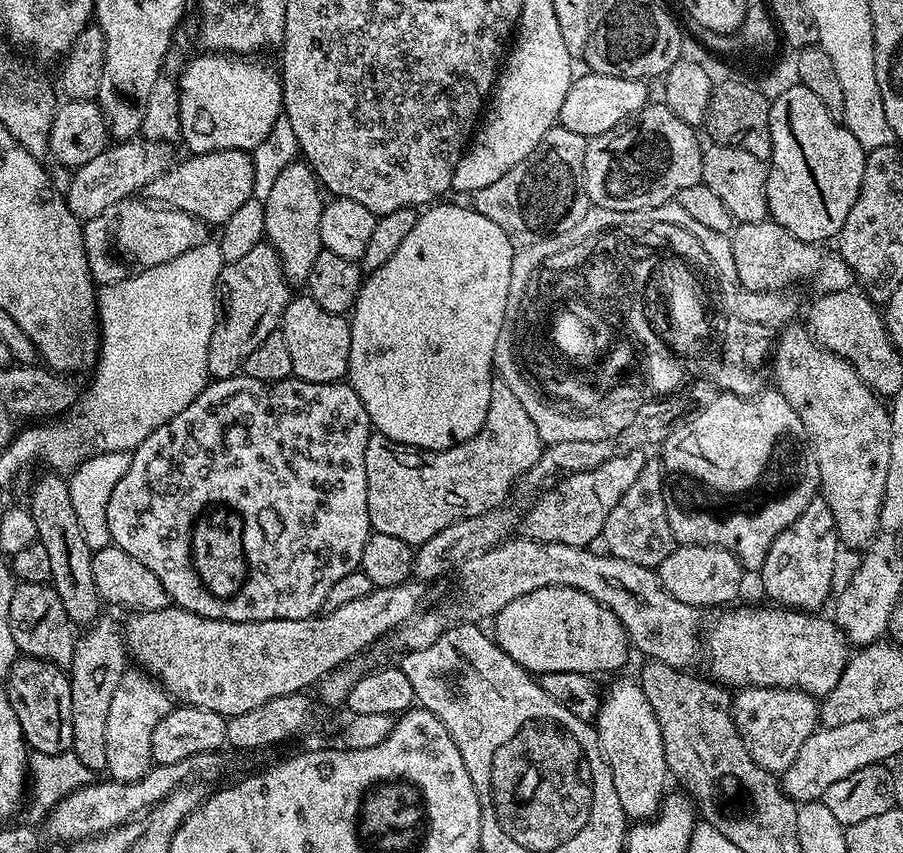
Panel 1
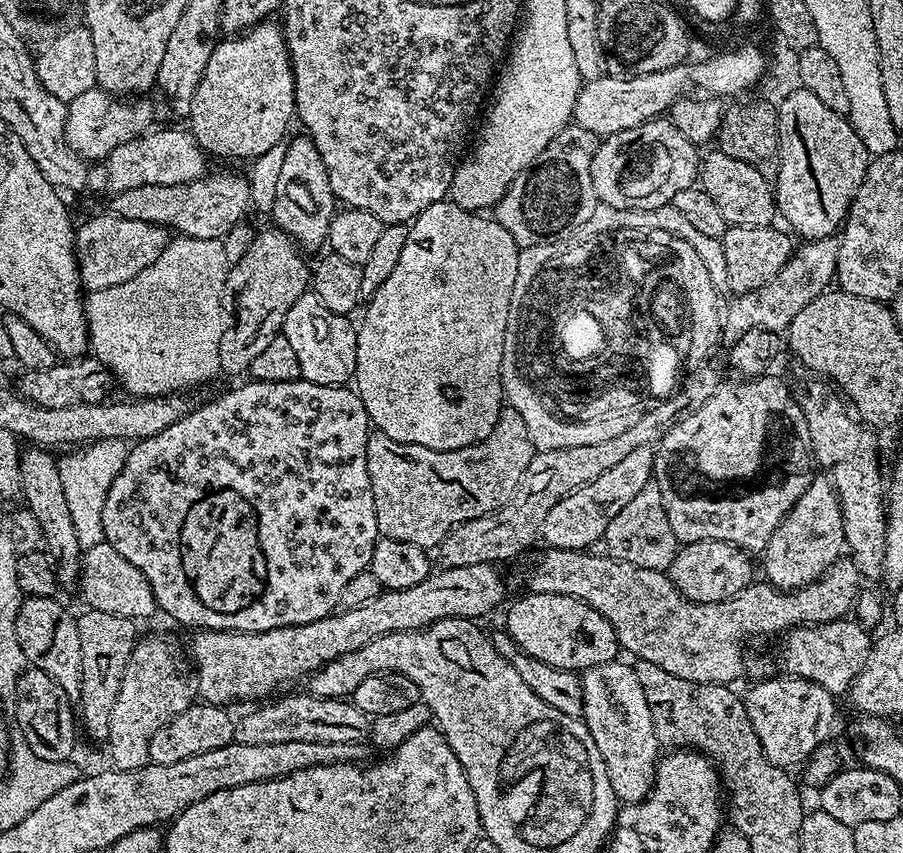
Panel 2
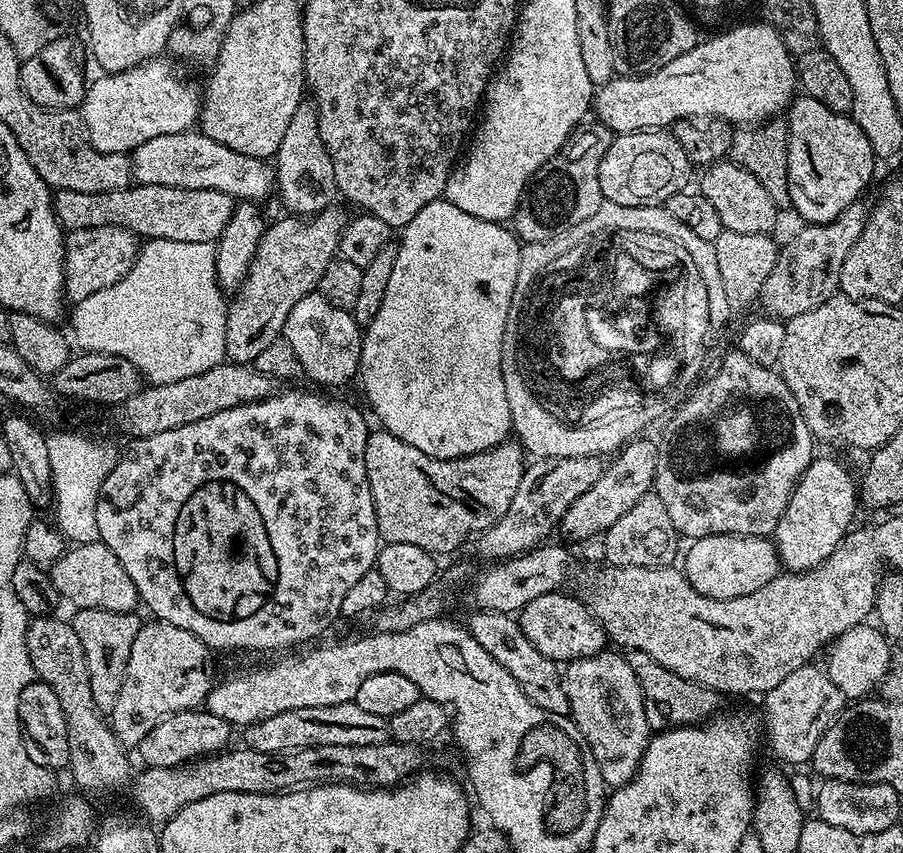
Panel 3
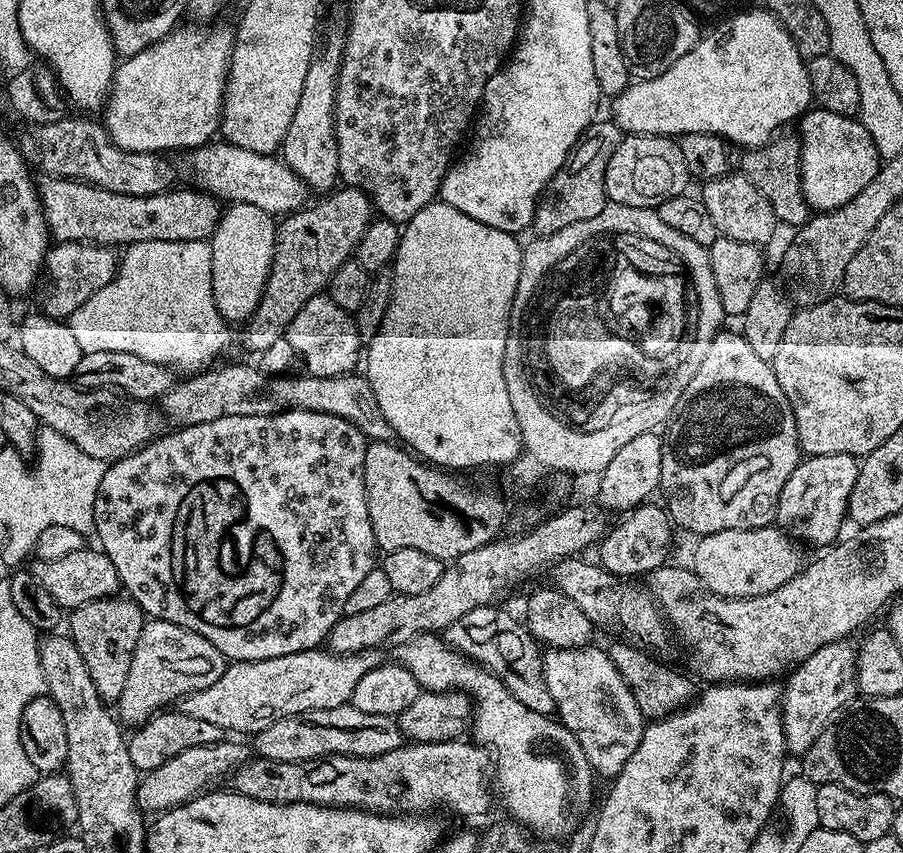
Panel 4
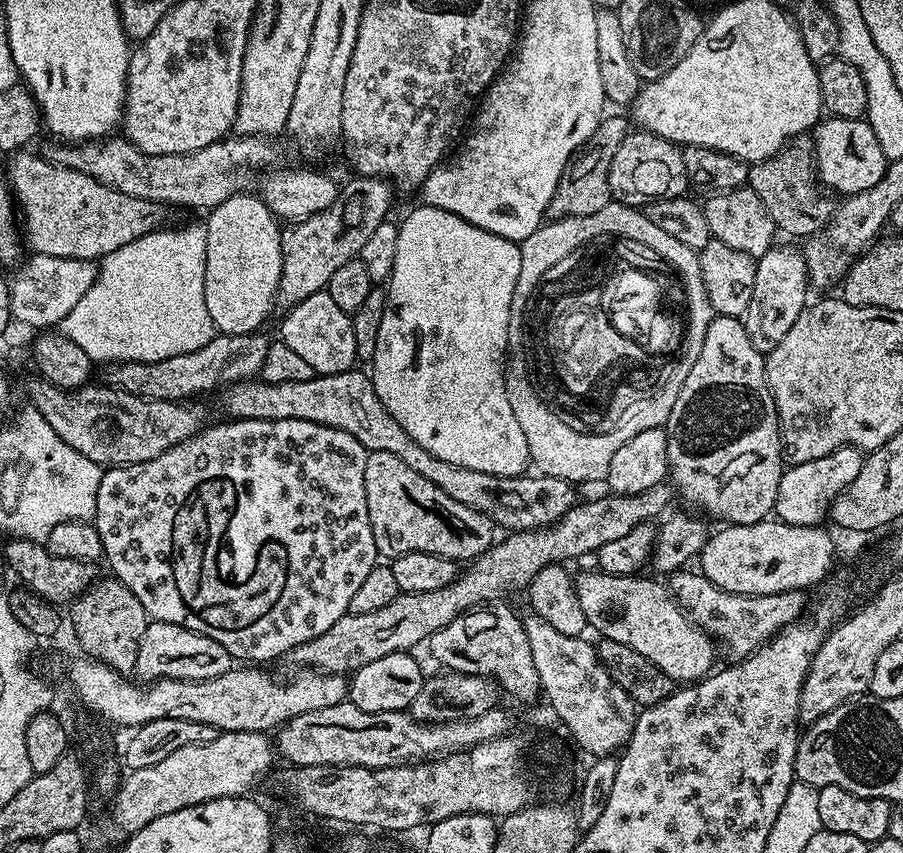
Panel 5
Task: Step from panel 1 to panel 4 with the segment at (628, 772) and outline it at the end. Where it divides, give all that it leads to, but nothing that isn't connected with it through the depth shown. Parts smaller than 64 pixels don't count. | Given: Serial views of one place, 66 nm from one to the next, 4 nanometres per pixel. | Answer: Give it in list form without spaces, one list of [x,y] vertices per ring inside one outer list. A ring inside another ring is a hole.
[[[592,647],[548,648],[543,653],[544,677],[556,703],[555,715],[578,738],[578,746],[582,746],[593,773],[614,778],[630,762],[630,754],[638,750],[646,721],[618,666],[603,647]]]

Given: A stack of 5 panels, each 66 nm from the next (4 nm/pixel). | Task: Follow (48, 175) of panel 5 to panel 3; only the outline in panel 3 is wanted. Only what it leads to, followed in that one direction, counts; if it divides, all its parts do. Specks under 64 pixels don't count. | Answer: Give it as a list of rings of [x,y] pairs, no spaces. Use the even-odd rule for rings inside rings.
[[[136,184],[119,188],[113,192],[79,192],[78,190],[59,190],[55,193],[56,217],[65,229],[93,228],[94,226],[122,226],[136,233],[137,237],[148,240],[173,240],[174,242],[206,242],[216,244],[230,222],[232,212],[237,208],[233,196],[222,190],[186,190],[157,184]]]

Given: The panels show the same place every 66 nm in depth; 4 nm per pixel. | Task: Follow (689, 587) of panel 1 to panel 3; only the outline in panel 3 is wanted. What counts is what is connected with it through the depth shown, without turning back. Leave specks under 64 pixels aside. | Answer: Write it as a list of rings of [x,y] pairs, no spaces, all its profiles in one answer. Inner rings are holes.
[[[718,534],[717,536],[697,536],[691,541],[688,553],[684,556],[682,571],[684,577],[706,598],[742,598],[742,594],[754,594],[754,590],[762,590],[766,582],[770,582],[774,577],[781,575],[782,565],[780,555],[776,552],[775,543],[767,536],[727,536]]]

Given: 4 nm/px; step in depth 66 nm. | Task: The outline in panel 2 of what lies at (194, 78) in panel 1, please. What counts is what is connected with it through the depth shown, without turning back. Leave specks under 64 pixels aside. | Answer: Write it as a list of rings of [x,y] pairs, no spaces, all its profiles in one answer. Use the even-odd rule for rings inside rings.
[[[272,23],[256,24],[235,38],[221,39],[210,54],[210,62],[206,62],[202,82],[198,82],[198,90],[194,90],[190,131],[198,146],[211,157],[229,156],[232,160],[252,162],[289,135],[288,127],[294,124],[296,114],[292,59],[288,56],[283,27],[279,23]]]

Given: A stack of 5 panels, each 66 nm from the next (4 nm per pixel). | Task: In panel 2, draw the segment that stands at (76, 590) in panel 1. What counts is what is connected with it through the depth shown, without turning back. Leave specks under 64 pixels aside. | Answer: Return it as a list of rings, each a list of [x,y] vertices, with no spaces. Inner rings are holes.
[[[28,446],[20,453],[20,496],[23,503],[38,518],[42,526],[44,548],[56,565],[57,585],[75,585],[80,578],[82,549],[74,530],[74,518],[70,518],[70,502],[66,502],[66,490],[62,490],[62,474],[57,457],[51,456],[44,446]]]

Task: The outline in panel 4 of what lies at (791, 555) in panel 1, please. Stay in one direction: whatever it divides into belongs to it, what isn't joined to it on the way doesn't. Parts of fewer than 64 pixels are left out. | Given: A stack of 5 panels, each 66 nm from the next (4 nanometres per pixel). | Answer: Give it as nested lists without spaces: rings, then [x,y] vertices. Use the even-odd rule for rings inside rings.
[[[822,454],[801,459],[794,474],[786,478],[786,486],[782,486],[782,494],[778,494],[775,523],[796,542],[805,540],[808,544],[824,544],[820,546],[831,546],[837,543],[842,536],[840,527],[846,524],[850,490],[854,490],[854,482],[859,473],[860,465],[857,457],[850,454]]]

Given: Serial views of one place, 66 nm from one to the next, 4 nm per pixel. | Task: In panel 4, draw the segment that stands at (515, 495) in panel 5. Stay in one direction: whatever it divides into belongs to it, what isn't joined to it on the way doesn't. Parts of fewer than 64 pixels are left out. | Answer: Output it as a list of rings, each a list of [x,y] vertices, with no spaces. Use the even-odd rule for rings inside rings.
[[[228,364],[222,368],[209,367],[175,383],[167,394],[158,401],[159,411],[165,421],[176,428],[198,426],[202,422],[214,422],[214,418],[223,416],[277,416],[280,412],[289,412],[292,408],[298,410],[314,410],[322,414],[334,414],[338,418],[346,418],[369,441],[391,441],[394,433],[390,422],[378,410],[378,398],[374,398],[374,390],[370,390],[367,375],[349,374],[346,376],[309,376],[293,374],[291,376],[267,376],[259,367],[248,364]]]

